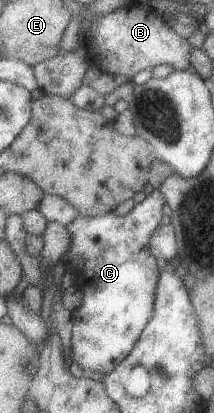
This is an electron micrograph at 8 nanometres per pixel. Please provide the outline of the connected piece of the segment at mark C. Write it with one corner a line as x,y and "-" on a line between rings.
153,189
145,198
133,206
125,215
119,216
112,211
95,217
76,217
65,225
69,232
70,255
79,254
83,258
82,300
78,308
71,311
72,323
71,354
72,361
80,369
88,372
107,374
120,360
124,360
140,337
142,328
152,316
154,292
158,281
159,264
149,254
148,243
154,228
160,225
162,206
165,200
159,189

